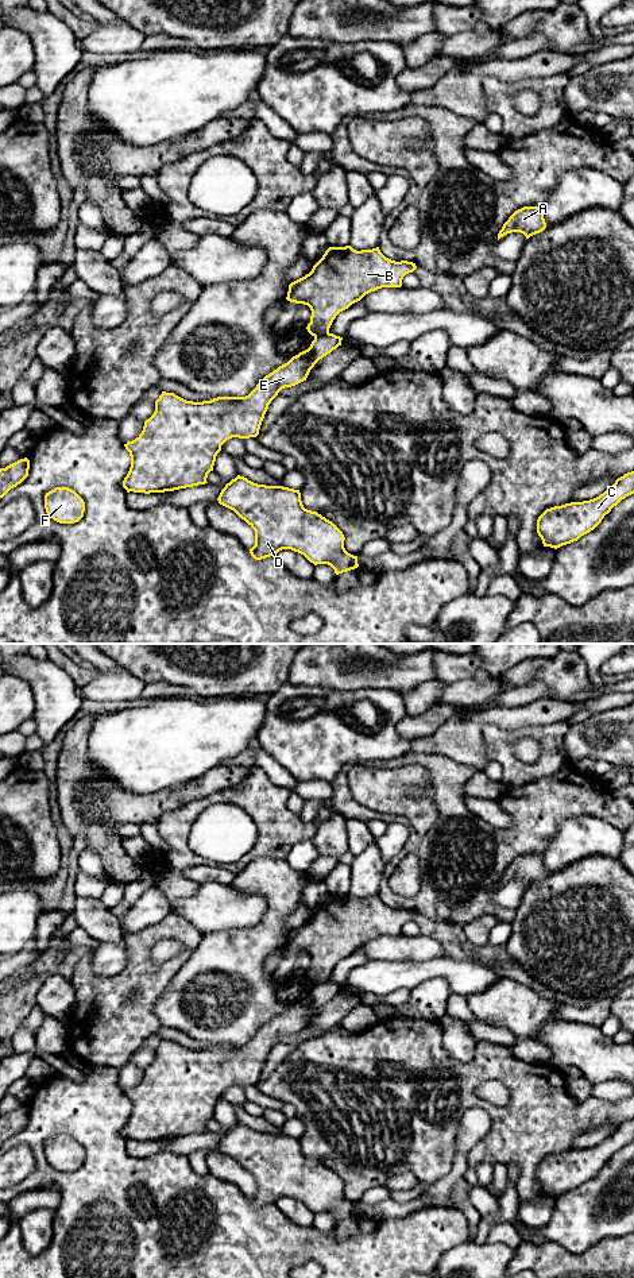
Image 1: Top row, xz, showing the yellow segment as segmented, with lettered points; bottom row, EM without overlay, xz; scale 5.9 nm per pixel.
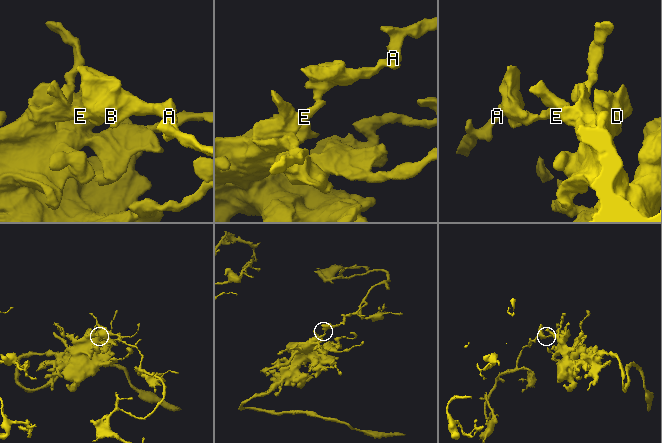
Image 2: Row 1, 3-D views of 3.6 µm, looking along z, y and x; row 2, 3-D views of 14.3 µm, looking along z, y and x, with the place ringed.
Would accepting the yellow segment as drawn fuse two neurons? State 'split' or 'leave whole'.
split

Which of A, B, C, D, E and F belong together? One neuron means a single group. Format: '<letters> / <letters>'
A B / C D E F

